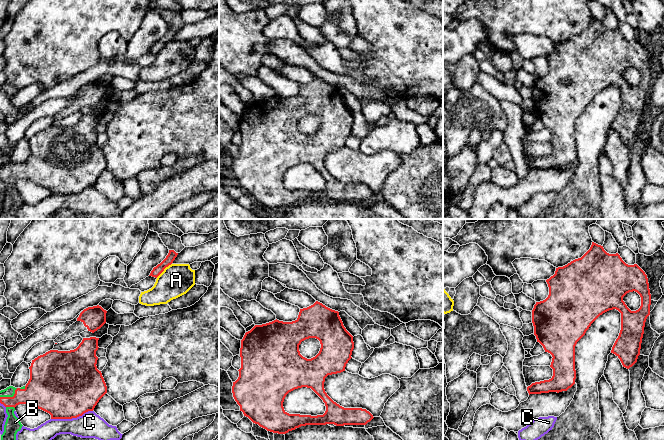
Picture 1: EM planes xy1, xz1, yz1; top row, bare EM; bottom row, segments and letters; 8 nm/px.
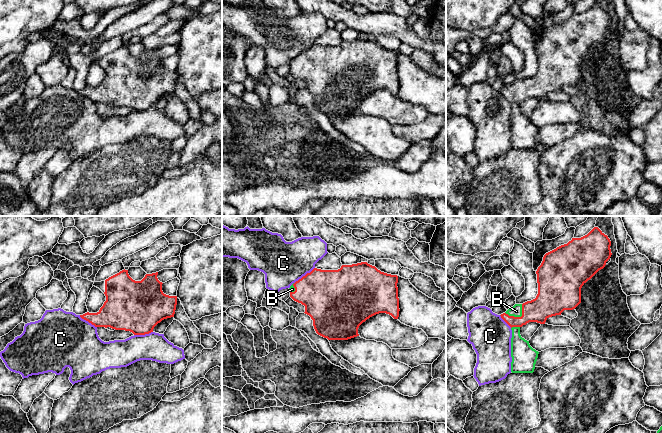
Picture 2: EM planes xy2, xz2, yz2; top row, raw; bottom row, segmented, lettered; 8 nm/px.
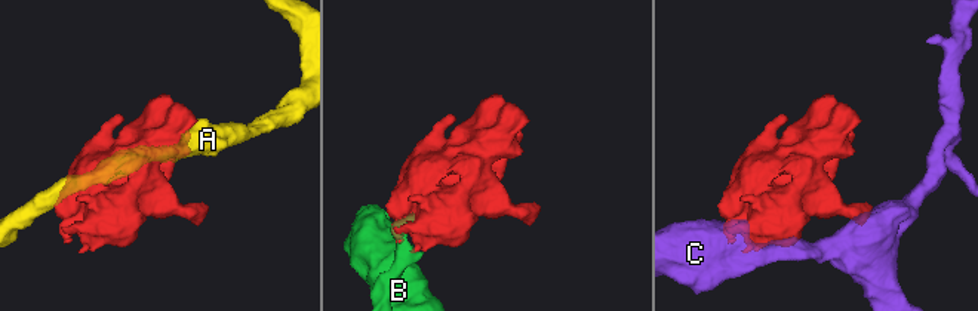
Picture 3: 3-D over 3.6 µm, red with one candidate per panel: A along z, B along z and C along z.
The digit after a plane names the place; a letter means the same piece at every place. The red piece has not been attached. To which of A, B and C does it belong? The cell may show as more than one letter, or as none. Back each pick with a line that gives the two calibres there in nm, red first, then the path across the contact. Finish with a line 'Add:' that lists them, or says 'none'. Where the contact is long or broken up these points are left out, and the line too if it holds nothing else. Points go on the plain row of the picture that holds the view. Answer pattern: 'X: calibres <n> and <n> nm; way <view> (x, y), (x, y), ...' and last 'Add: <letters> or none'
B: calibres 200 and 90 nm
Add: B

